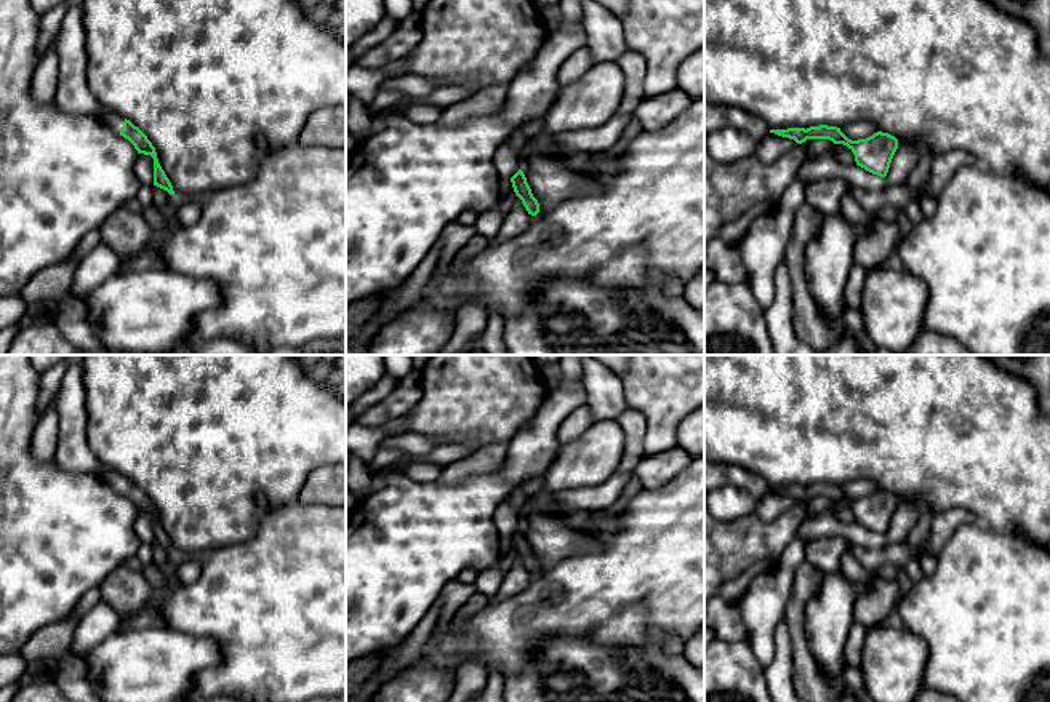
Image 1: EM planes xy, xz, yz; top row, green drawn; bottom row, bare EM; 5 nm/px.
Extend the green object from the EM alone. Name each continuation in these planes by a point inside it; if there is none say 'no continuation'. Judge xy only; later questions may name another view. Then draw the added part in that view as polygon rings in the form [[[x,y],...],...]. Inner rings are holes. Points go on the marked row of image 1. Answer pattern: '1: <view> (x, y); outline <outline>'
1: xy (112, 120); outline [[[107,112],[101,122],[104,122],[114,133],[120,134],[125,118],[118,114]]]

